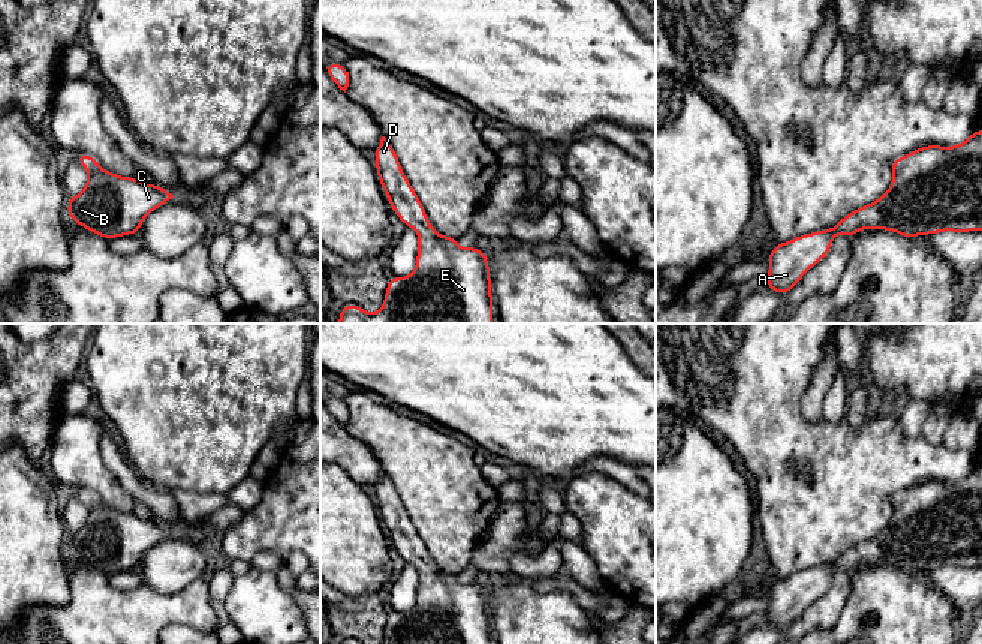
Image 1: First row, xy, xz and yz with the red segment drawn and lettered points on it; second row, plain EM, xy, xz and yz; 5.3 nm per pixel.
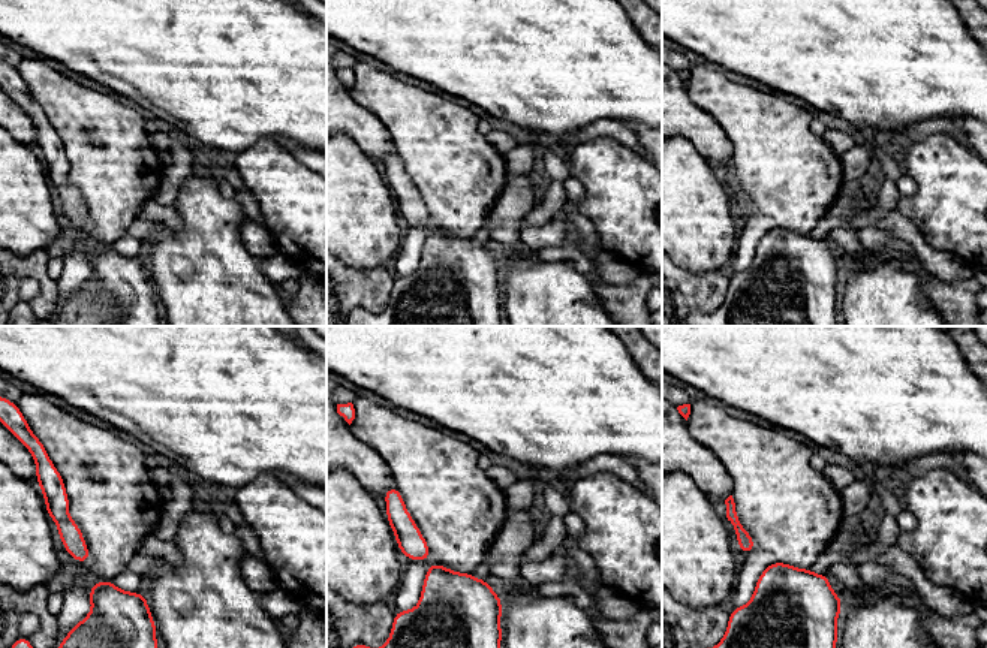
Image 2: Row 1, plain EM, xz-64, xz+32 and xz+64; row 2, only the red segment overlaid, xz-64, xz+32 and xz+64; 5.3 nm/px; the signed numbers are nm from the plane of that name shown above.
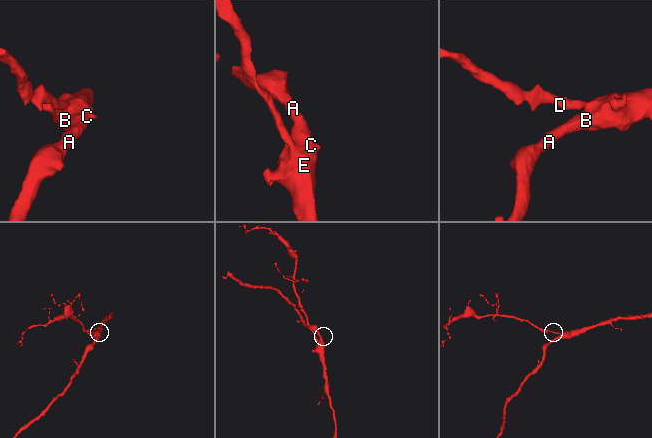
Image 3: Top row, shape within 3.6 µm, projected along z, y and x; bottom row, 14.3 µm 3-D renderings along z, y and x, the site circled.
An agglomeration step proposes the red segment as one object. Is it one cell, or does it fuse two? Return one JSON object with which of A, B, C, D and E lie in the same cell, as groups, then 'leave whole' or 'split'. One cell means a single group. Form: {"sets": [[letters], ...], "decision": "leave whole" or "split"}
{"sets": [["A", "B", "C", "D", "E"]], "decision": "leave whole"}

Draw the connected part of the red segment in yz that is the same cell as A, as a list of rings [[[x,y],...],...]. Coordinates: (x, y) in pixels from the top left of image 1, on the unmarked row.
[[[976,464],[960,481],[925,481],[907,488],[901,494],[892,494],[889,500],[892,502],[894,508],[891,523],[877,536],[849,548],[834,563],[804,569],[790,577],[778,578],[769,587],[769,607],[766,610],[768,625],[775,626],[784,632],[810,604],[813,604],[829,589],[832,574],[837,569],[850,574],[861,565],[886,565],[913,575],[915,571],[931,571],[943,566],[982,566],[982,466]]]

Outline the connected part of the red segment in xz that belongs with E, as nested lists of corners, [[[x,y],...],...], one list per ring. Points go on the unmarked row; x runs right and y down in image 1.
[[[382,472],[379,482],[374,485],[376,506],[379,518],[383,523],[392,547],[407,562],[415,565],[418,572],[418,590],[415,607],[407,613],[391,611],[382,644],[492,644],[491,613],[488,592],[476,581],[463,584],[458,581],[457,574],[437,569],[431,563],[427,548],[404,511],[398,491],[385,472]]]

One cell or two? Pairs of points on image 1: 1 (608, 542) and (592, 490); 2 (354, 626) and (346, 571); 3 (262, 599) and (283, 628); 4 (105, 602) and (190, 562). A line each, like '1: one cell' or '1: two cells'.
1: one cell
2: two cells
3: one cell
4: two cells

